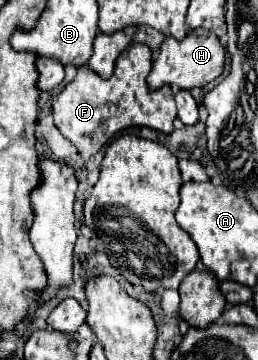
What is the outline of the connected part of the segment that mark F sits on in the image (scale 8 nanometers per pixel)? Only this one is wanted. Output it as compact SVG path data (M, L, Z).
M131 45L117 57L113 77L101 79L91 69L79 67L75 79L69 85L65 85L57 97L53 97L55 125L61 131L61 135L77 147L83 159L91 159L103 145L111 141L115 133L127 127L137 125L161 133L171 133L175 117L179 117L183 125L195 125L199 121L197 101L191 97L189 91L177 91L173 101L171 87L161 87L157 91L149 89L145 77L151 71L151 57L153 53L147 45Z

